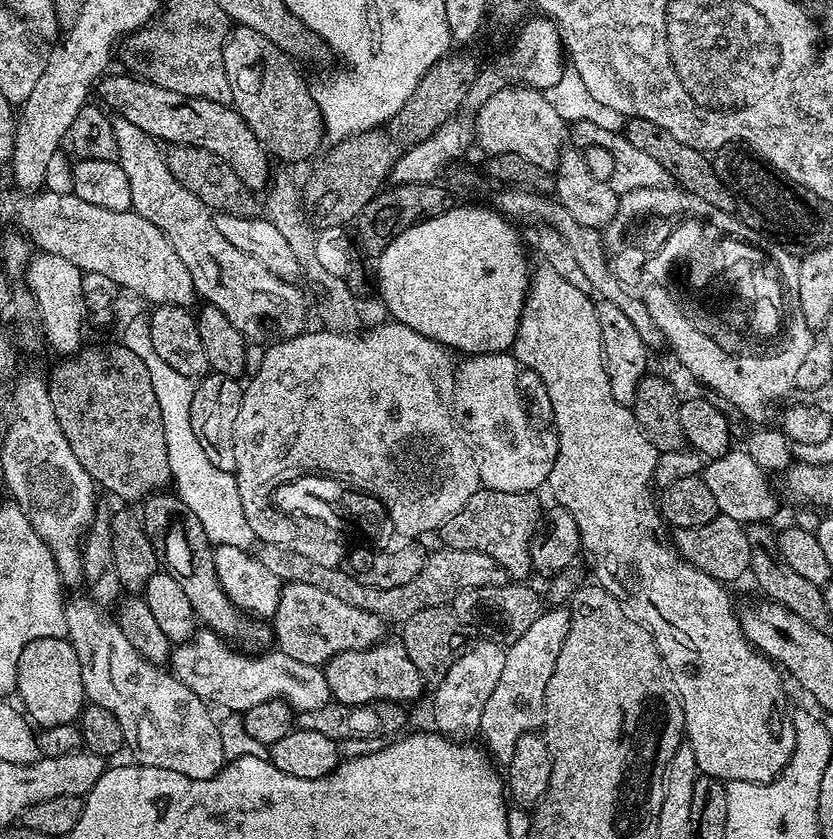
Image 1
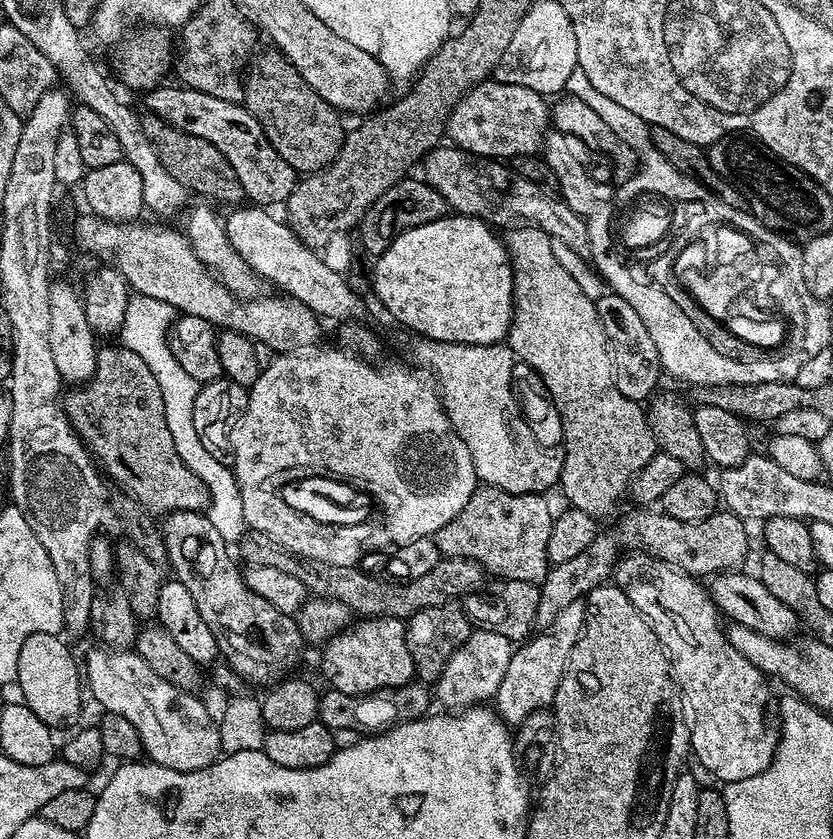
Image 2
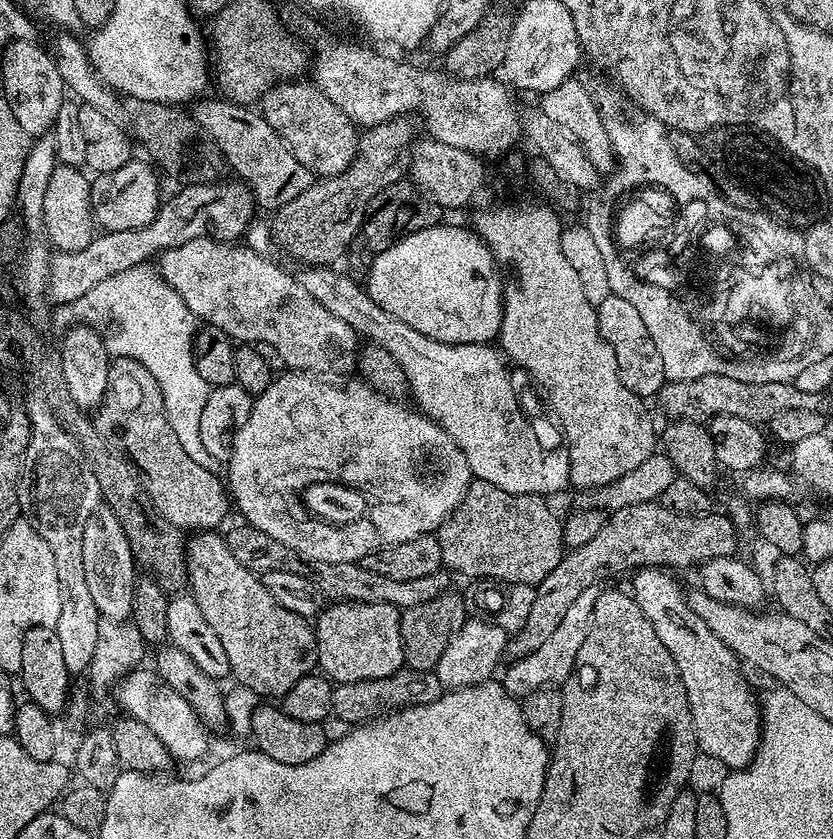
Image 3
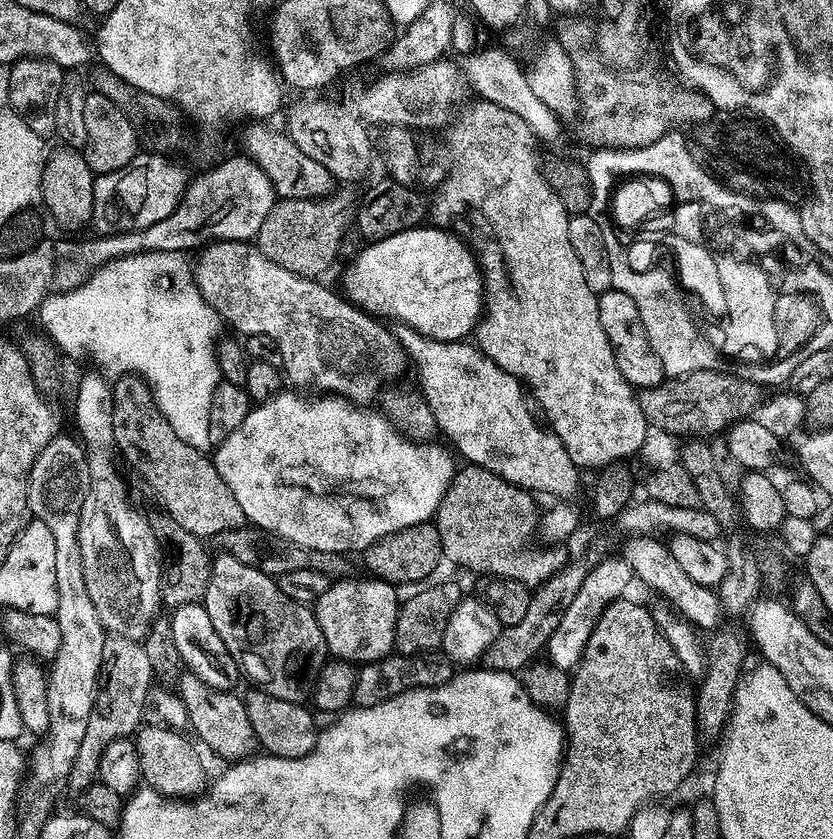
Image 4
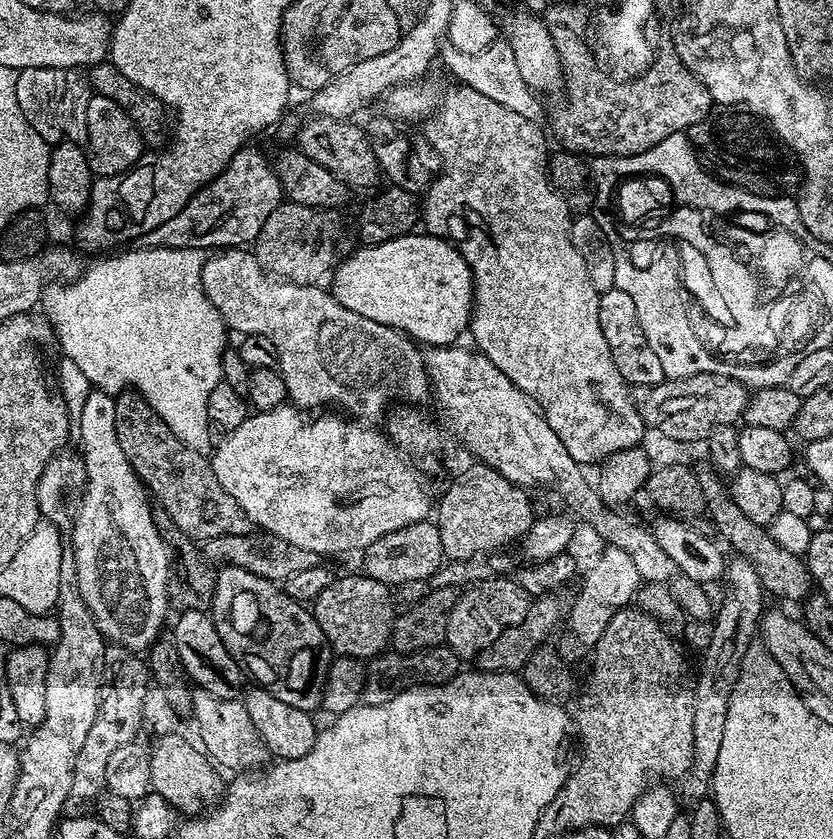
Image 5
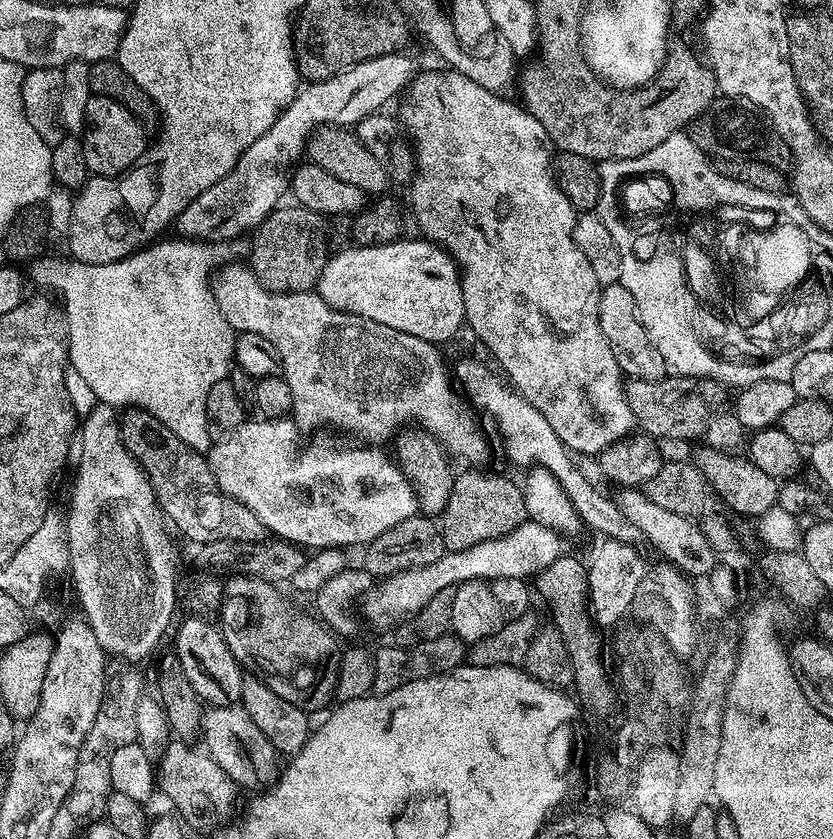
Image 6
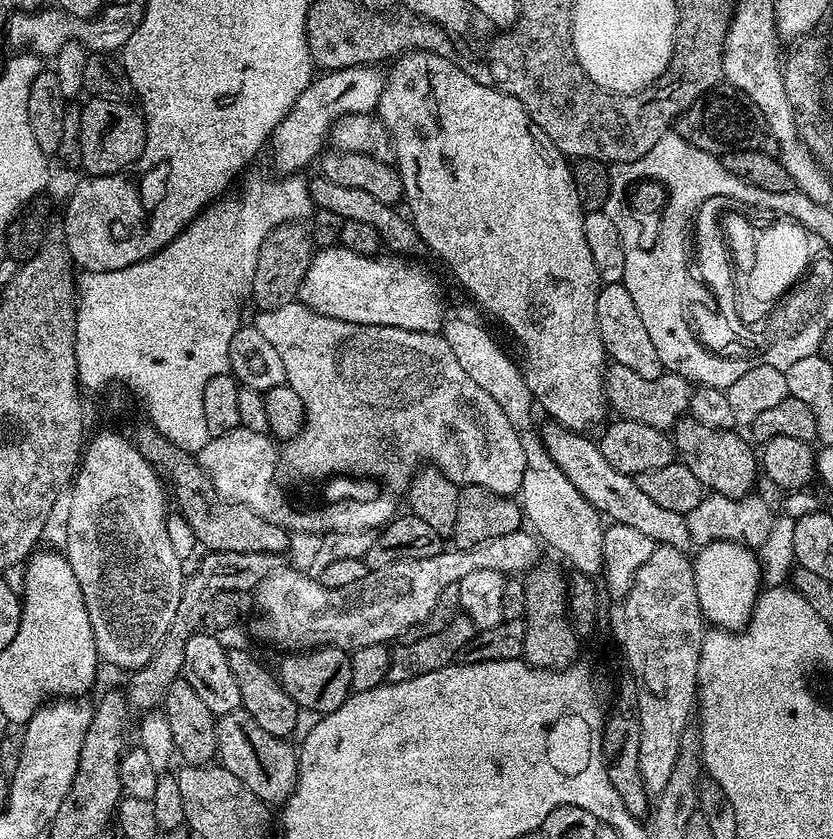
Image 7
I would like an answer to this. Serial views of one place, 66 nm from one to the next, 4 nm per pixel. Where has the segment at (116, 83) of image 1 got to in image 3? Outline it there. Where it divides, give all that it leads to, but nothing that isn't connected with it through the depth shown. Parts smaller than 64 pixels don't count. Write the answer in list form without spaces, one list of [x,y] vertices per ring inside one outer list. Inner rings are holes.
[[[200,98],[191,105],[190,115],[205,136],[220,150],[227,167],[237,172],[235,174],[251,188],[255,203],[262,209],[275,210],[286,206],[286,202],[294,202],[302,190],[310,190],[314,183],[314,173],[298,162],[286,142],[266,122],[259,111],[251,107],[234,104],[227,98],[208,100]]]

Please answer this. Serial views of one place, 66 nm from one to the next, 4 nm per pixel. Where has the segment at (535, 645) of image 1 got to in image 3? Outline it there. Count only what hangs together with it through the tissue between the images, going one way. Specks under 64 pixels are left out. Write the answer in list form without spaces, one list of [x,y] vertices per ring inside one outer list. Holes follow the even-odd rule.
[[[598,586],[587,587],[578,594],[577,601],[566,610],[565,617],[562,618],[561,625],[554,630],[545,645],[538,646],[537,650],[528,654],[524,659],[513,661],[502,677],[504,689],[512,696],[523,698],[539,688],[556,686],[568,679],[568,676],[576,666],[578,650],[582,648],[588,628],[592,623],[594,606],[600,590]]]

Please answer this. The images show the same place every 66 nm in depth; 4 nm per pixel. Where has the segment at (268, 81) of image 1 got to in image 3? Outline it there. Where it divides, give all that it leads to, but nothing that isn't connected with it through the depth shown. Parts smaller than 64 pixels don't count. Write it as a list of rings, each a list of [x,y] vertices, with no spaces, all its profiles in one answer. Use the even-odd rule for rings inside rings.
[[[276,82],[263,93],[259,111],[274,126],[276,133],[284,139],[298,162],[310,169],[317,177],[327,178],[342,174],[354,162],[358,143],[358,128],[352,119],[326,94],[322,94],[315,83]]]

